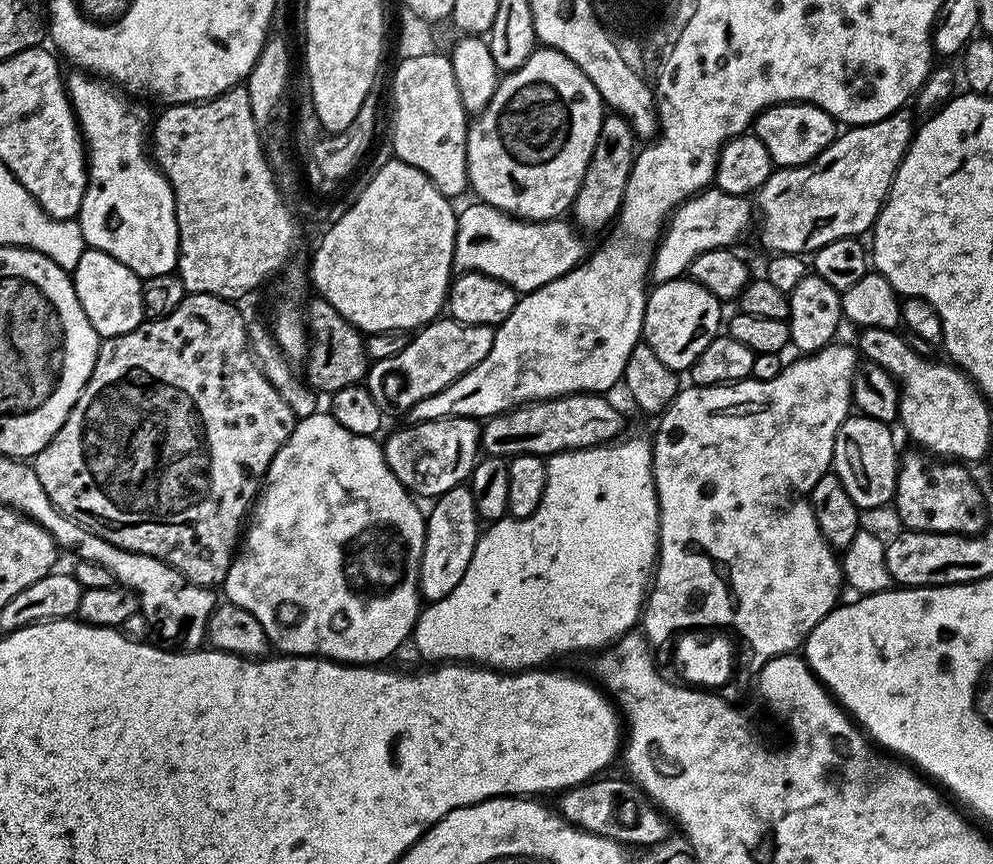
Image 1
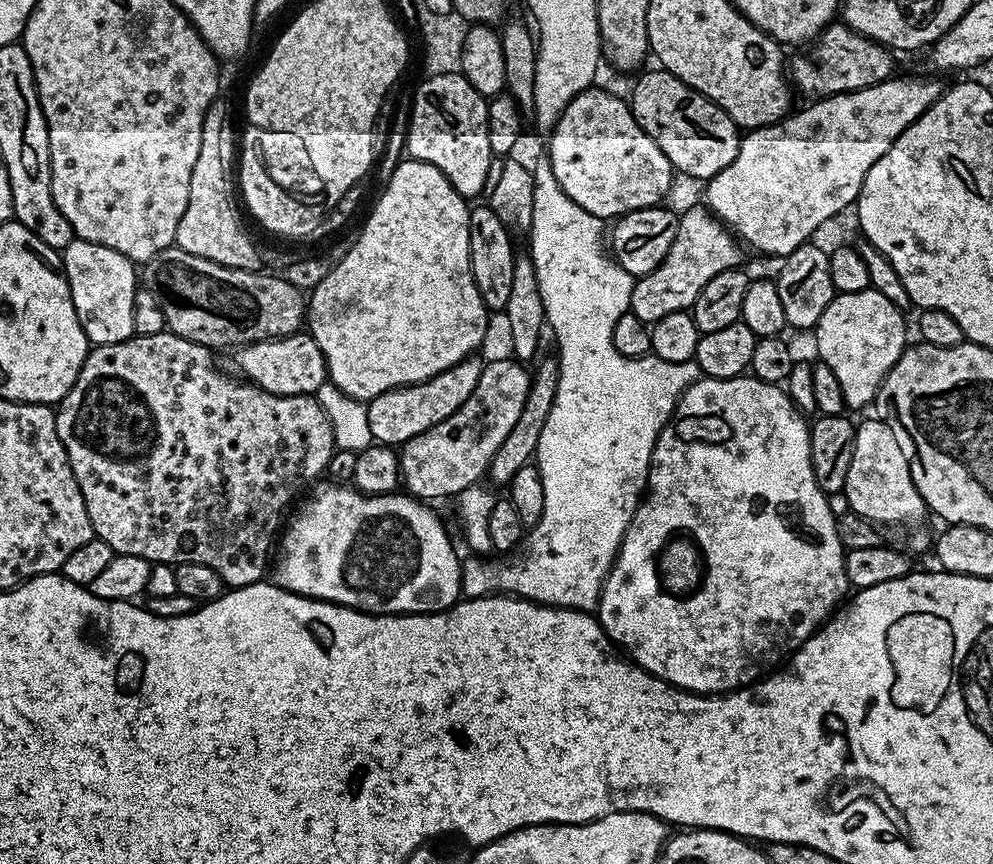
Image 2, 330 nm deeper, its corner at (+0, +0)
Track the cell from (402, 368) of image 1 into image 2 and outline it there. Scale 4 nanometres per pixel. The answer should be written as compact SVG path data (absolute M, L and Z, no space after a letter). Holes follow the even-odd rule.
M476 354L467 356L462 362L450 366L450 370L446 370L426 382L408 384L404 388L391 388L386 394L378 394L374 399L367 401L370 434L373 441L377 444L402 446L410 438L430 430L430 426L450 418L450 414L454 414L454 410L458 410L458 406L462 406L462 402L466 402L466 398L470 398L470 393L474 391L474 386L478 386L478 378L482 378L485 361L483 359L479 360L478 357L479 355Z

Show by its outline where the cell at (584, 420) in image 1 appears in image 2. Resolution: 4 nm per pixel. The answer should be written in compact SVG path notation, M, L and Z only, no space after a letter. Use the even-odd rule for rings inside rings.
M515 358L507 359L489 359L470 398L450 418L410 438L399 449L400 478L403 487L408 487L407 495L421 502L433 502L443 496L455 498L471 484L481 483L498 446L506 442L506 434L510 434L514 422L522 415L528 397L529 369L524 369L527 367Z

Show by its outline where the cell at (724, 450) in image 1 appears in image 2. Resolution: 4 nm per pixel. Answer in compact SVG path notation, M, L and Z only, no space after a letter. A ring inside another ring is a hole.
M751 374L735 376L729 380L701 378L680 395L667 426L656 439L652 464L648 467L646 495L632 515L620 551L616 553L616 561L604 580L598 605L598 619L604 627L604 633L617 649L625 648L628 651L627 659L637 668L657 676L659 680L665 680L667 684L673 684L675 688L683 688L686 692L734 692L746 684L757 683L765 675L764 667L767 664L779 665L785 657L801 648L849 595L850 585L844 569L846 549L838 538L837 516L830 512L828 497L814 478L809 427L805 413L793 404L781 385L767 384Z

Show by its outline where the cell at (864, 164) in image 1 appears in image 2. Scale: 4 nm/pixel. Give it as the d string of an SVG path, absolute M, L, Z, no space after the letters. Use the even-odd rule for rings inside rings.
M699 207L688 208L685 212L681 211L679 213L678 234L674 234L674 242L670 245L670 250L666 254L666 258L662 258L662 262L657 268L650 270L650 274L639 277L633 283L630 311L638 318L642 318L644 324L651 326L657 324L662 318L666 318L666 314L674 314L675 312L691 309L692 303L698 298L698 294L702 294L702 286L706 286L706 282L710 282L710 278L714 278L714 274L722 274L722 270L741 267L741 245L738 243L737 237L733 236L708 211L707 207Z

